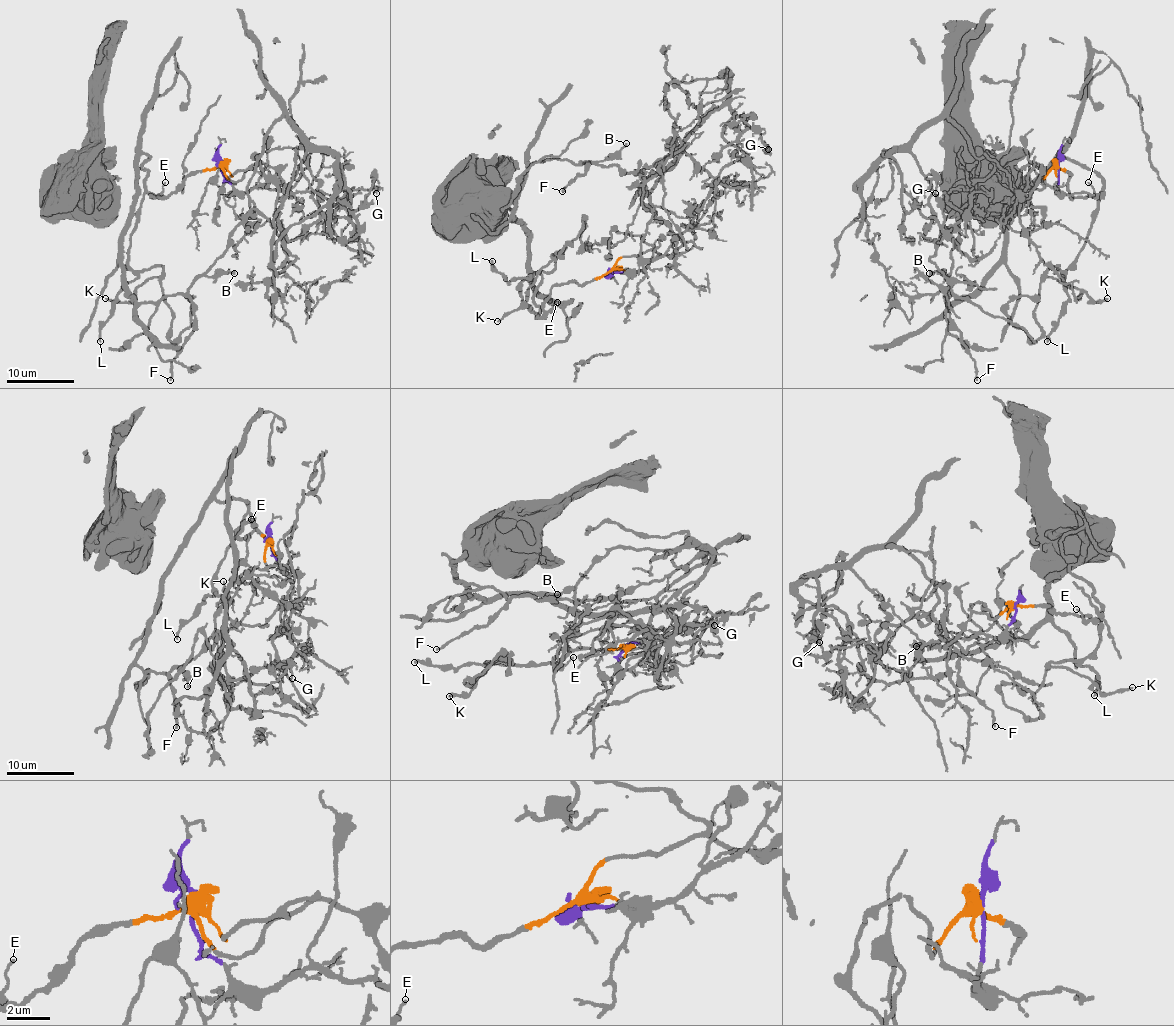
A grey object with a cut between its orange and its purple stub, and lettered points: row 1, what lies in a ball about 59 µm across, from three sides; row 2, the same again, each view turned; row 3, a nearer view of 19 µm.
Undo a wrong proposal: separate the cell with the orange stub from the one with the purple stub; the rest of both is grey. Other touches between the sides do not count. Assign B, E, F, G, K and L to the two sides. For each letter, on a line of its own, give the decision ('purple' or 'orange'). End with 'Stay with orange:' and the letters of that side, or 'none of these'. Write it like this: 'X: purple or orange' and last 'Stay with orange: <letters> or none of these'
B: orange
E: orange
F: orange
G: purple
K: orange
L: orange
Stay with orange: B, E, F, K, L

